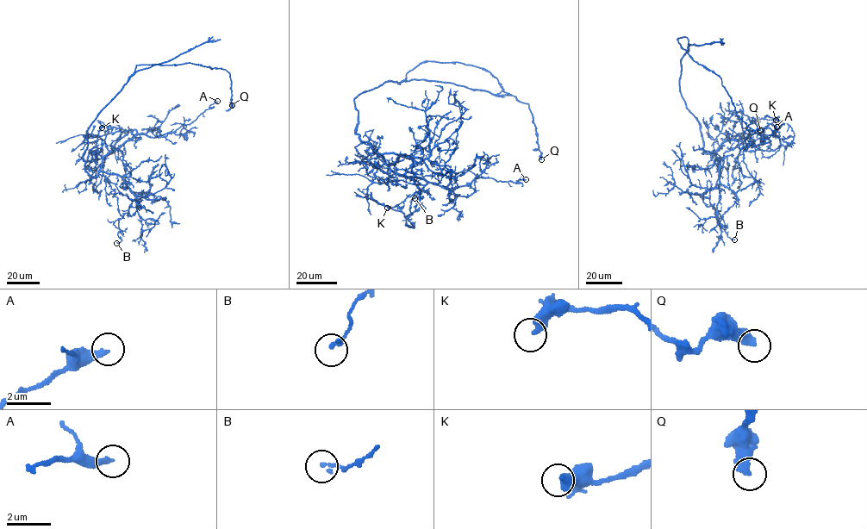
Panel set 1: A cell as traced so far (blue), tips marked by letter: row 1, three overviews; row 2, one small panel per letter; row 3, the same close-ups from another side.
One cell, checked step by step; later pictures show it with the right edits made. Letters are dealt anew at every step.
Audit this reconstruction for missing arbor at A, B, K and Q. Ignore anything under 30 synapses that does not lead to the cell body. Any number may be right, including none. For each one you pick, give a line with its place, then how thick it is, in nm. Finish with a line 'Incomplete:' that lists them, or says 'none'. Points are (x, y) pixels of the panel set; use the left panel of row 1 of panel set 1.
Incomplete: none

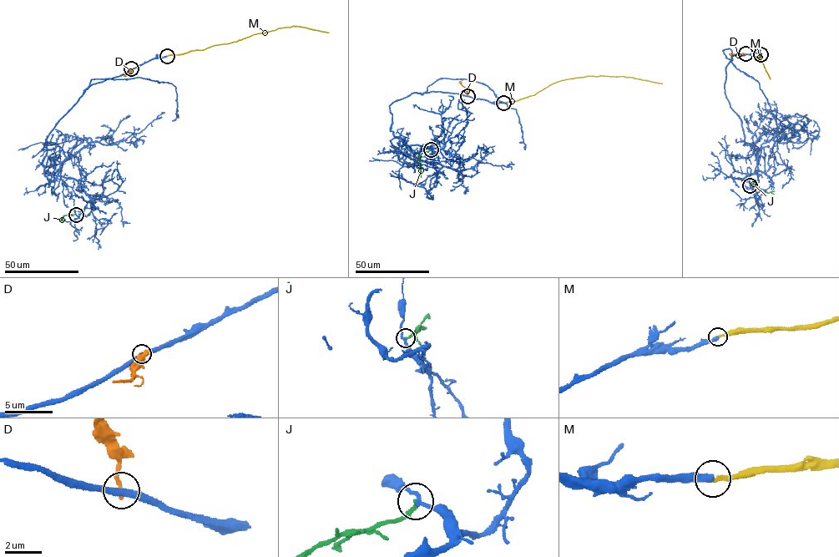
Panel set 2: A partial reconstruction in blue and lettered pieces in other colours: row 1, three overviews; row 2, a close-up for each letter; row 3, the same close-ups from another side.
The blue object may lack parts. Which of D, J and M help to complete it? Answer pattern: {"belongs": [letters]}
{"belongs": ["M"]}

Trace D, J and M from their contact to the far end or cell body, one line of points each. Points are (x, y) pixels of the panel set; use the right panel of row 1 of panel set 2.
D: (745, 53), (729, 53)
J: (750, 185), (755, 184), (774, 194)
M: (760, 54), (761, 57), (750, 57), (753, 55), (760, 60), (770, 78)

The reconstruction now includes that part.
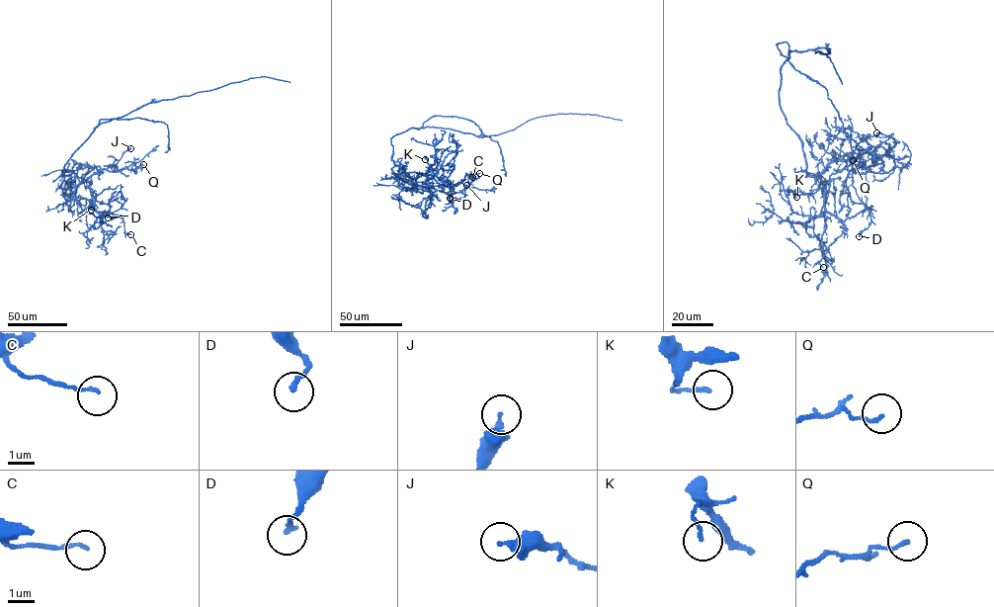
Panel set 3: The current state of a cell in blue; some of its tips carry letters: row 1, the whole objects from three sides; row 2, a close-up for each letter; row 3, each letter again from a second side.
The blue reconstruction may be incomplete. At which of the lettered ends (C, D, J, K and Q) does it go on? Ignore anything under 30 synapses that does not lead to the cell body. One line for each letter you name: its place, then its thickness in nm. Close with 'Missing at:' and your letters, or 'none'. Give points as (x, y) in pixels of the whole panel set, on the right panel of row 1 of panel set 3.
Missing at: none

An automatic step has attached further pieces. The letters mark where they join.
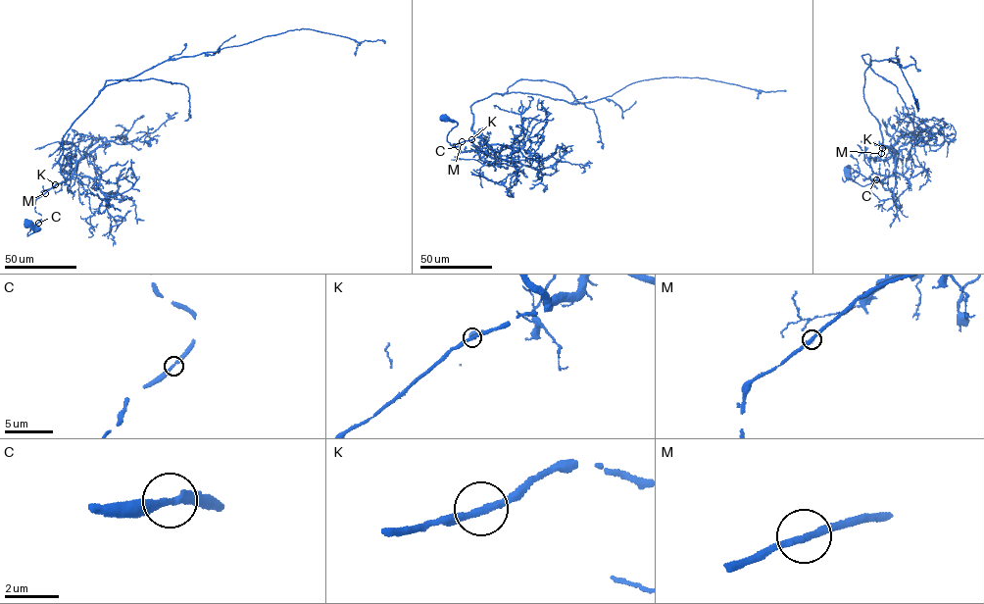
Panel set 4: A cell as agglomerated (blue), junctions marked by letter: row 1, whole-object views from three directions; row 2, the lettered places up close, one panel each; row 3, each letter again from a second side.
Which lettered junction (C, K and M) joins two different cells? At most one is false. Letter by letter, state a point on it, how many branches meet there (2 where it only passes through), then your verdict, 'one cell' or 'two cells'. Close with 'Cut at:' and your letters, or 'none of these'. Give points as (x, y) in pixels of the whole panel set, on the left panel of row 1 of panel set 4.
C: (38, 223) | 2 | one cell
K: (55, 184) | 2 | one cell
M: (45, 193) | 2 | one cell
Cut at: none of these

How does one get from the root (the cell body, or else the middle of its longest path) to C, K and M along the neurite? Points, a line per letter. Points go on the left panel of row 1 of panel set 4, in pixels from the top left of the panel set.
C: (27, 223), (40, 228), (27, 235), (31, 226), (38, 223)
K: (27, 223), (40, 229), (27, 235), (41, 219), (34, 210), (35, 200), (55, 184)
M: (27, 223), (40, 229), (27, 235), (41, 219), (34, 210), (35, 200), (45, 193)

